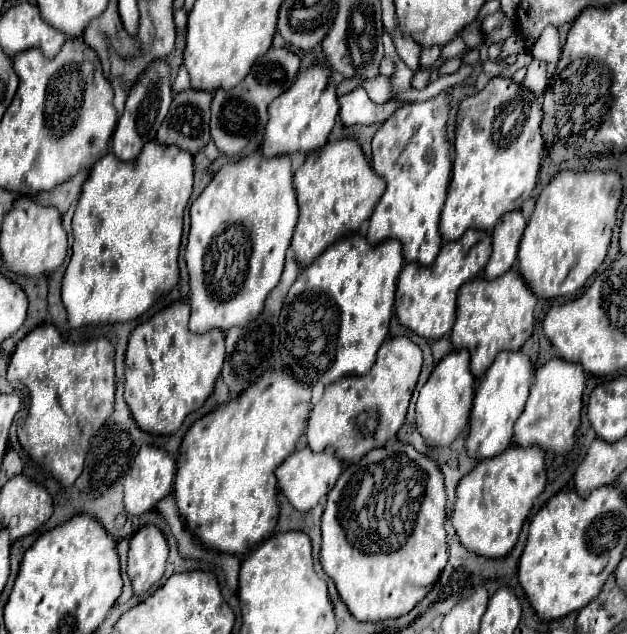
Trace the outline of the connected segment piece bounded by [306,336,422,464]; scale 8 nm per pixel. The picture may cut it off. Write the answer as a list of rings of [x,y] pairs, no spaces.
[[[404,336],[386,340],[378,350],[378,358],[370,374],[364,374],[362,378],[342,378],[326,386],[322,400],[312,408],[308,418],[308,446],[314,452],[332,448],[334,454],[338,454],[338,460],[352,464],[358,462],[358,458],[364,458],[370,450],[396,438],[406,420],[420,366],[422,350],[414,342]]]

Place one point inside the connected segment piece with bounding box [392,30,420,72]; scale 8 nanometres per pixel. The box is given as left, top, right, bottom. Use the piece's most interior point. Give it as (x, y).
(409, 52)

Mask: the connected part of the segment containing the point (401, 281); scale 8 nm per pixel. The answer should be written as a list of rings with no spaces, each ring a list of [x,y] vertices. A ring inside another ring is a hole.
[[[468,230],[460,240],[446,242],[430,266],[410,262],[398,276],[396,284],[396,316],[398,322],[422,338],[438,340],[450,334],[456,318],[456,292],[458,288],[476,278],[492,254],[492,240],[488,232]]]

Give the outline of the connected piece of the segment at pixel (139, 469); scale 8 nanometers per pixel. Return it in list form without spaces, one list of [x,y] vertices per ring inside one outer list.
[[[142,446],[124,482],[124,508],[132,516],[150,512],[172,492],[176,462],[162,448]]]

